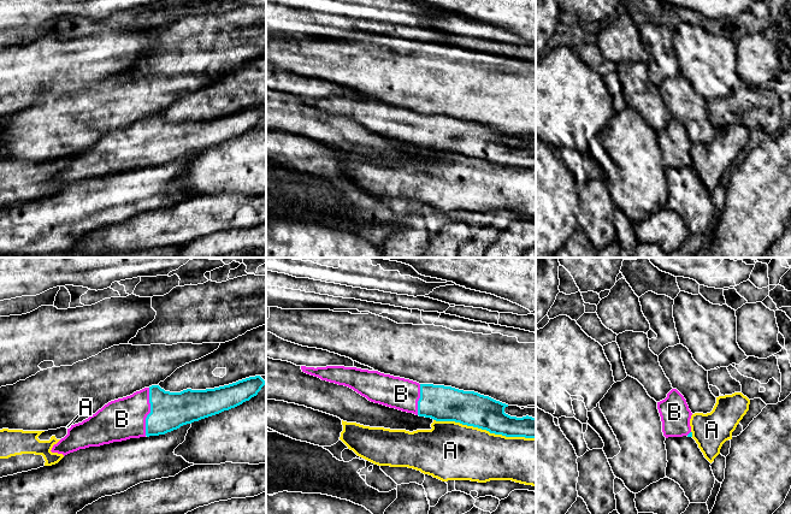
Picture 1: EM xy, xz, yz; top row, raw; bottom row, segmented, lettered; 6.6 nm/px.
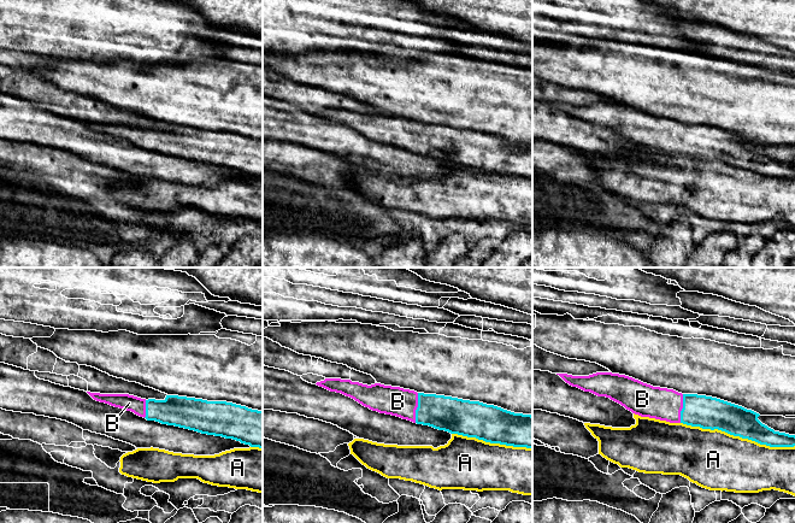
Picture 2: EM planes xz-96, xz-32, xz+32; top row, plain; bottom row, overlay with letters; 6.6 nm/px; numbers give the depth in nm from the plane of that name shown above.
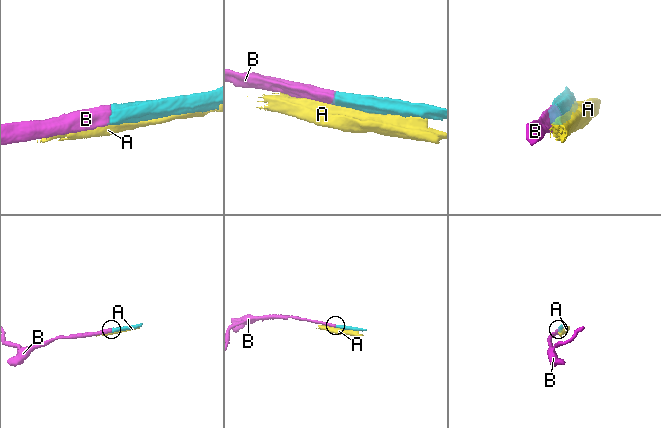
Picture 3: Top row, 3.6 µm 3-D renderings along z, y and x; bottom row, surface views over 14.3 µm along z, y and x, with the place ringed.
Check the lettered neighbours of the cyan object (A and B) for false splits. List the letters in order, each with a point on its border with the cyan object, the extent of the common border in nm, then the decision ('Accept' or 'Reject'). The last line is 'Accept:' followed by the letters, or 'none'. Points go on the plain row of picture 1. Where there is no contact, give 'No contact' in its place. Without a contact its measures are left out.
A: Touches cyan at xz (484, 159). Shared border 700 nm. Reject
B: Touches cyan at xy (151, 142). Shared border 320 nm. Accept
Accept: B

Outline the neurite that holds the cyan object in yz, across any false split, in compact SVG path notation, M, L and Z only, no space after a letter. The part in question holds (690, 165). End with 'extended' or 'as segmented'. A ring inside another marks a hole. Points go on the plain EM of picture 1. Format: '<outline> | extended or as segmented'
M672 119L667 128L657 132L657 140L662 152L662 163L668 167L692 167L690 149L691 141L684 126L677 120Z | extended

